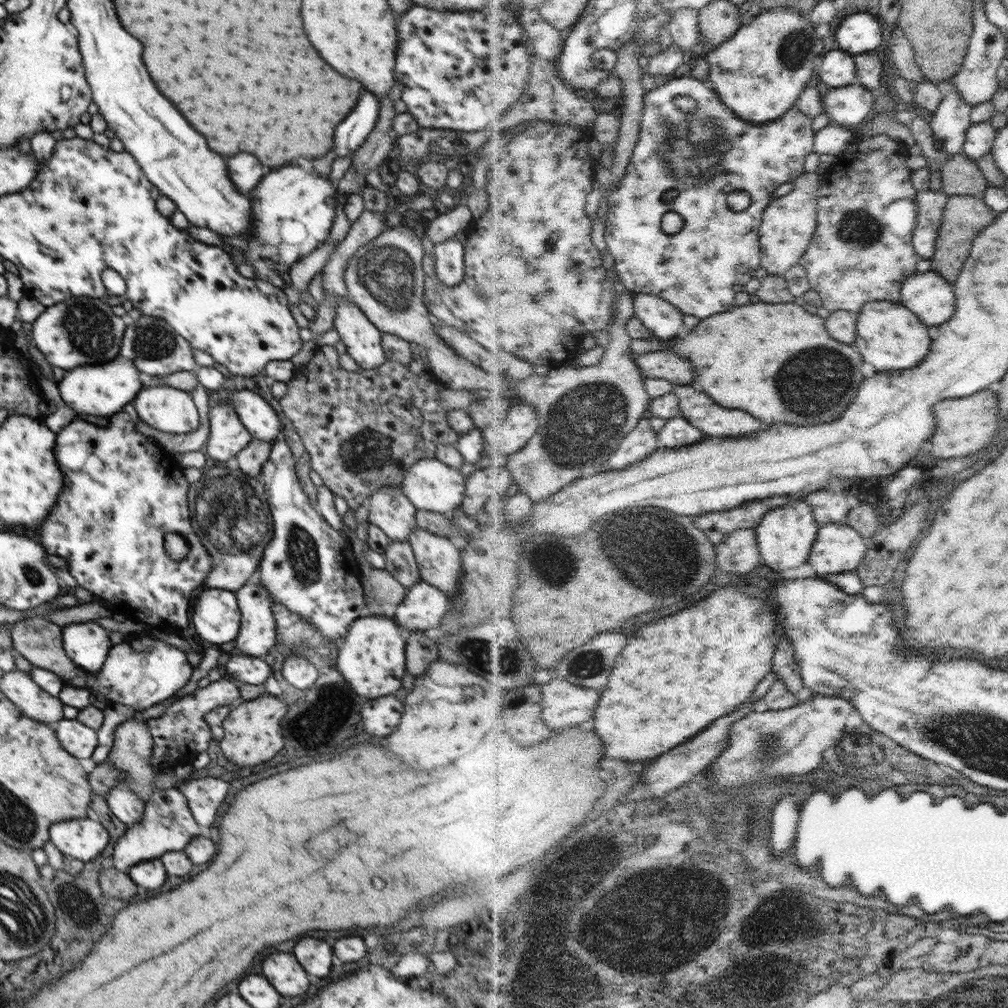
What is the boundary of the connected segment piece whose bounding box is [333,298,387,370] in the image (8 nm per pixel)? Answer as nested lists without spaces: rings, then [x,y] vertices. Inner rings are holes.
[[[337,298],[335,302],[335,319],[334,326],[341,338],[341,341],[346,345],[347,353],[356,361],[356,364],[361,369],[378,369],[381,364],[387,361],[384,349],[381,345],[381,330],[368,320],[368,317],[354,304],[351,299],[343,300]]]

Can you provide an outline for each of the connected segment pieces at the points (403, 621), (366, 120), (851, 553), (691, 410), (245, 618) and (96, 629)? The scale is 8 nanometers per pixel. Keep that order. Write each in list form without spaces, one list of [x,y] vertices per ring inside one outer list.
[[[419,580],[414,586],[408,587],[404,601],[397,605],[393,619],[397,622],[397,626],[402,626],[408,632],[439,628],[452,606],[451,600],[439,588],[428,584],[425,580]]]
[[[364,94],[356,108],[348,114],[344,122],[338,124],[334,132],[334,152],[337,156],[348,156],[364,144],[372,129],[378,123],[380,99],[372,94]]]
[[[833,522],[819,531],[809,562],[818,576],[858,571],[869,553],[869,545],[857,528]]]
[[[676,385],[675,393],[681,398],[682,415],[710,436],[742,438],[752,436],[762,428],[762,422],[754,414],[720,406],[712,396],[696,390],[694,386]]]
[[[249,581],[235,593],[241,610],[239,635],[227,648],[231,652],[264,658],[277,643],[273,605],[265,586]]]
[[[98,621],[67,624],[62,627],[61,635],[68,658],[88,677],[102,668],[113,647],[109,631]]]

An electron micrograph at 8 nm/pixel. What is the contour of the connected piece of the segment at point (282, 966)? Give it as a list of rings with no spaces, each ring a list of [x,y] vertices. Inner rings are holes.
[[[270,954],[262,964],[262,972],[282,996],[300,996],[310,986],[308,974],[292,954]]]

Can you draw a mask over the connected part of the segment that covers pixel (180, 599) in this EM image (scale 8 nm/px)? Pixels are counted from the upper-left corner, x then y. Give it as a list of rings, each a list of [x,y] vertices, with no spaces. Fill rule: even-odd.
[[[126,404],[124,410],[108,419],[108,426],[96,426],[75,418],[56,435],[54,456],[64,485],[57,504],[38,532],[41,545],[47,554],[64,558],[78,586],[86,588],[112,610],[130,608],[136,612],[139,621],[170,633],[174,632],[172,626],[186,630],[190,620],[190,596],[204,584],[212,569],[211,556],[192,529],[188,509],[189,484],[182,470],[178,472],[173,454],[136,430],[135,422],[139,416],[132,404]],[[170,532],[182,535],[190,546],[182,560],[172,560],[164,548],[164,534]]]

